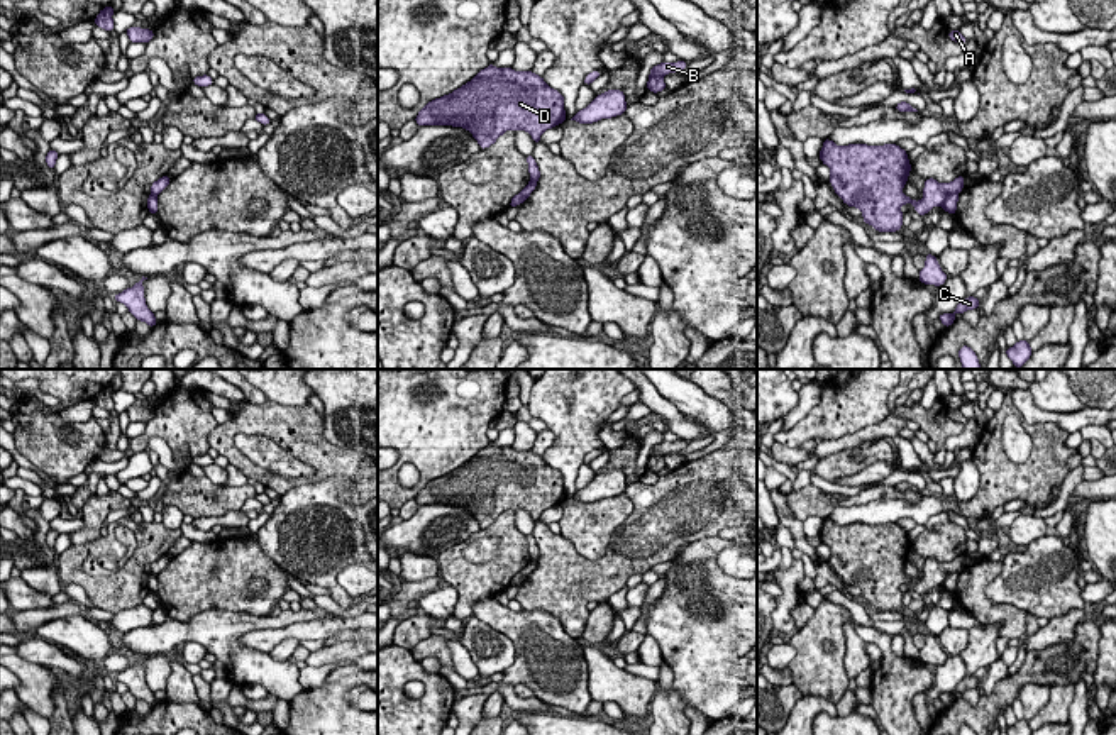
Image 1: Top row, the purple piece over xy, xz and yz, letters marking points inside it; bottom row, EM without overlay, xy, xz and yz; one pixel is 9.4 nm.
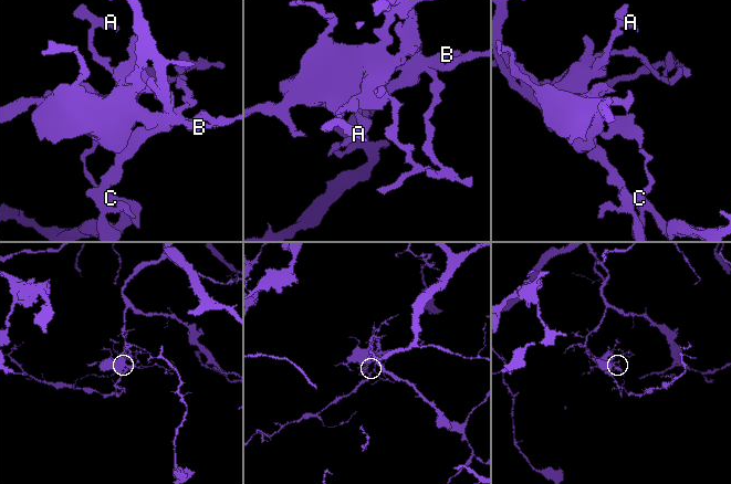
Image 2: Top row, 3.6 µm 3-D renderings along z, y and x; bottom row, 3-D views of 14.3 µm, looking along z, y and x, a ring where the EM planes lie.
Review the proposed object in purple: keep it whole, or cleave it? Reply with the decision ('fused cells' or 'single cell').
fused cells

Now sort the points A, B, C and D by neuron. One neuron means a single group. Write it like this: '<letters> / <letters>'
A D / B C

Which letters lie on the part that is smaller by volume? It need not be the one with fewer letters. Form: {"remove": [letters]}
{"remove": ["A", "D"]}

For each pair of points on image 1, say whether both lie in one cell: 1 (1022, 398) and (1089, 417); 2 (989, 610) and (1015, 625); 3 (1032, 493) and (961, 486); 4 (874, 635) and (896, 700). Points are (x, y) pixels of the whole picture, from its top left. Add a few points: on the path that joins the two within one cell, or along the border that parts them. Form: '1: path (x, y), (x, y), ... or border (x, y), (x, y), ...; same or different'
1: path (1038, 415), (1072, 419); same
2: path (996, 613), (1008, 618); same
3: border (971, 458), (979, 475), (979, 490), (961, 502); different
4: path (886, 651), (893, 668), (893, 685); same

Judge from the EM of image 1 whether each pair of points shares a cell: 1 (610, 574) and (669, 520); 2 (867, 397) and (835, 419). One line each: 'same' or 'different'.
1: same
2: same

